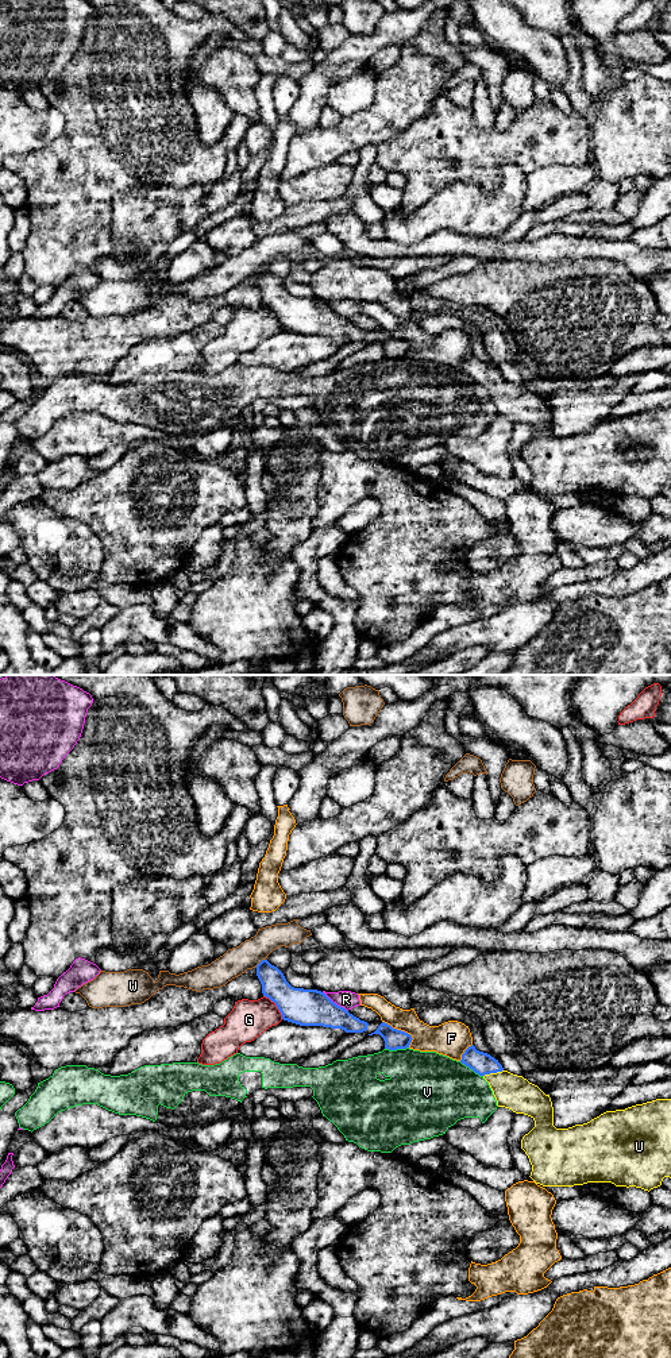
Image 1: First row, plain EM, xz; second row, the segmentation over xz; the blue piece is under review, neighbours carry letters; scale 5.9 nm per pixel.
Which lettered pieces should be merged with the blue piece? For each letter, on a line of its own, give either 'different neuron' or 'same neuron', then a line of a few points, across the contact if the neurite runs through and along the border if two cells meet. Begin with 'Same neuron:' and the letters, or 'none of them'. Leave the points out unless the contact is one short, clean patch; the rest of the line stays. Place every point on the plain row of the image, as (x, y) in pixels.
Same neuron: U
F: different neuron
G: different neuron | xz (263, 304), (274, 312), (282, 327)
R: different neuron
U: same neuron | xz (481, 371), (493, 381), (511, 400)
V: different neuron
W: different neuron | xz (265, 267), (255, 276)

